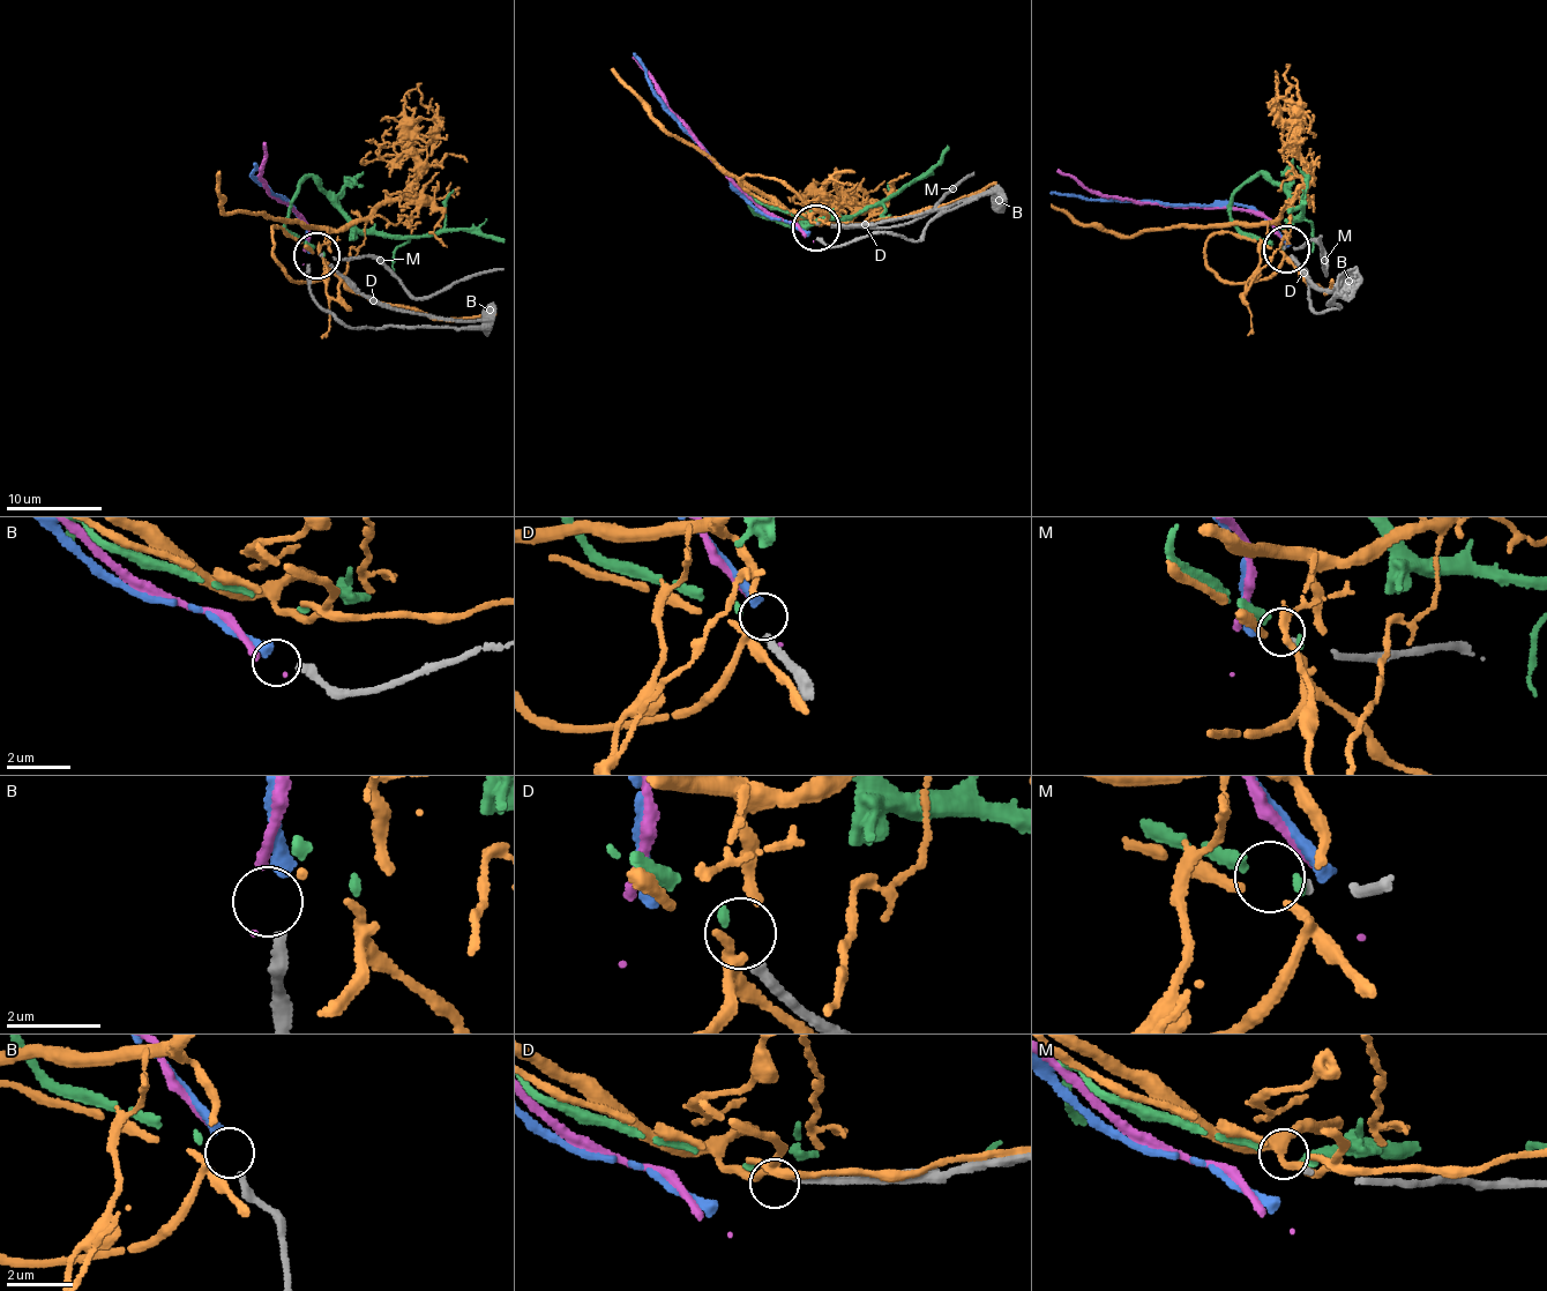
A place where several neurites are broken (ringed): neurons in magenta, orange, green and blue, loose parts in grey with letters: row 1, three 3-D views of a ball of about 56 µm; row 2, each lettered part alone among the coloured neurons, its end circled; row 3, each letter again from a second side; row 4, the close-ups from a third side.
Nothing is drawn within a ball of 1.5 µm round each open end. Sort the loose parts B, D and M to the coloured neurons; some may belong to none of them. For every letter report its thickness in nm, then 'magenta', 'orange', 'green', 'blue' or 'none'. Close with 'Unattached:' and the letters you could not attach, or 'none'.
B: calibre 240 nm; blue
D: calibre 200 nm; green
M: calibre 130 nm; none
Unattached: M

